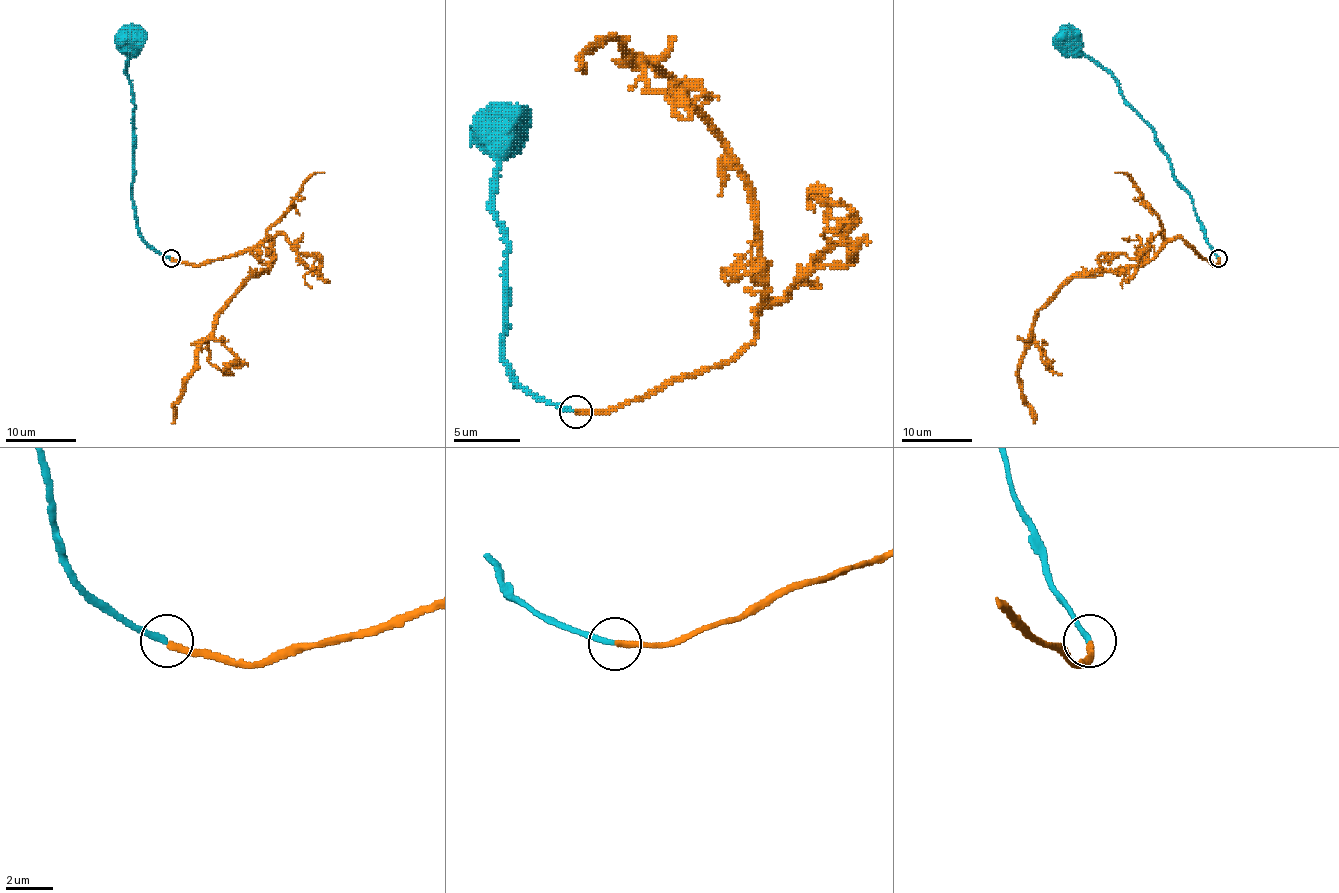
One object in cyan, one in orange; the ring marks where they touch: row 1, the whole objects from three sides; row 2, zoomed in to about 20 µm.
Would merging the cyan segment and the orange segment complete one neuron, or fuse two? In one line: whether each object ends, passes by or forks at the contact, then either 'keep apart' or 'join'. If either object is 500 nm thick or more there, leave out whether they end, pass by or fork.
cyan ends there; orange ends there; join

